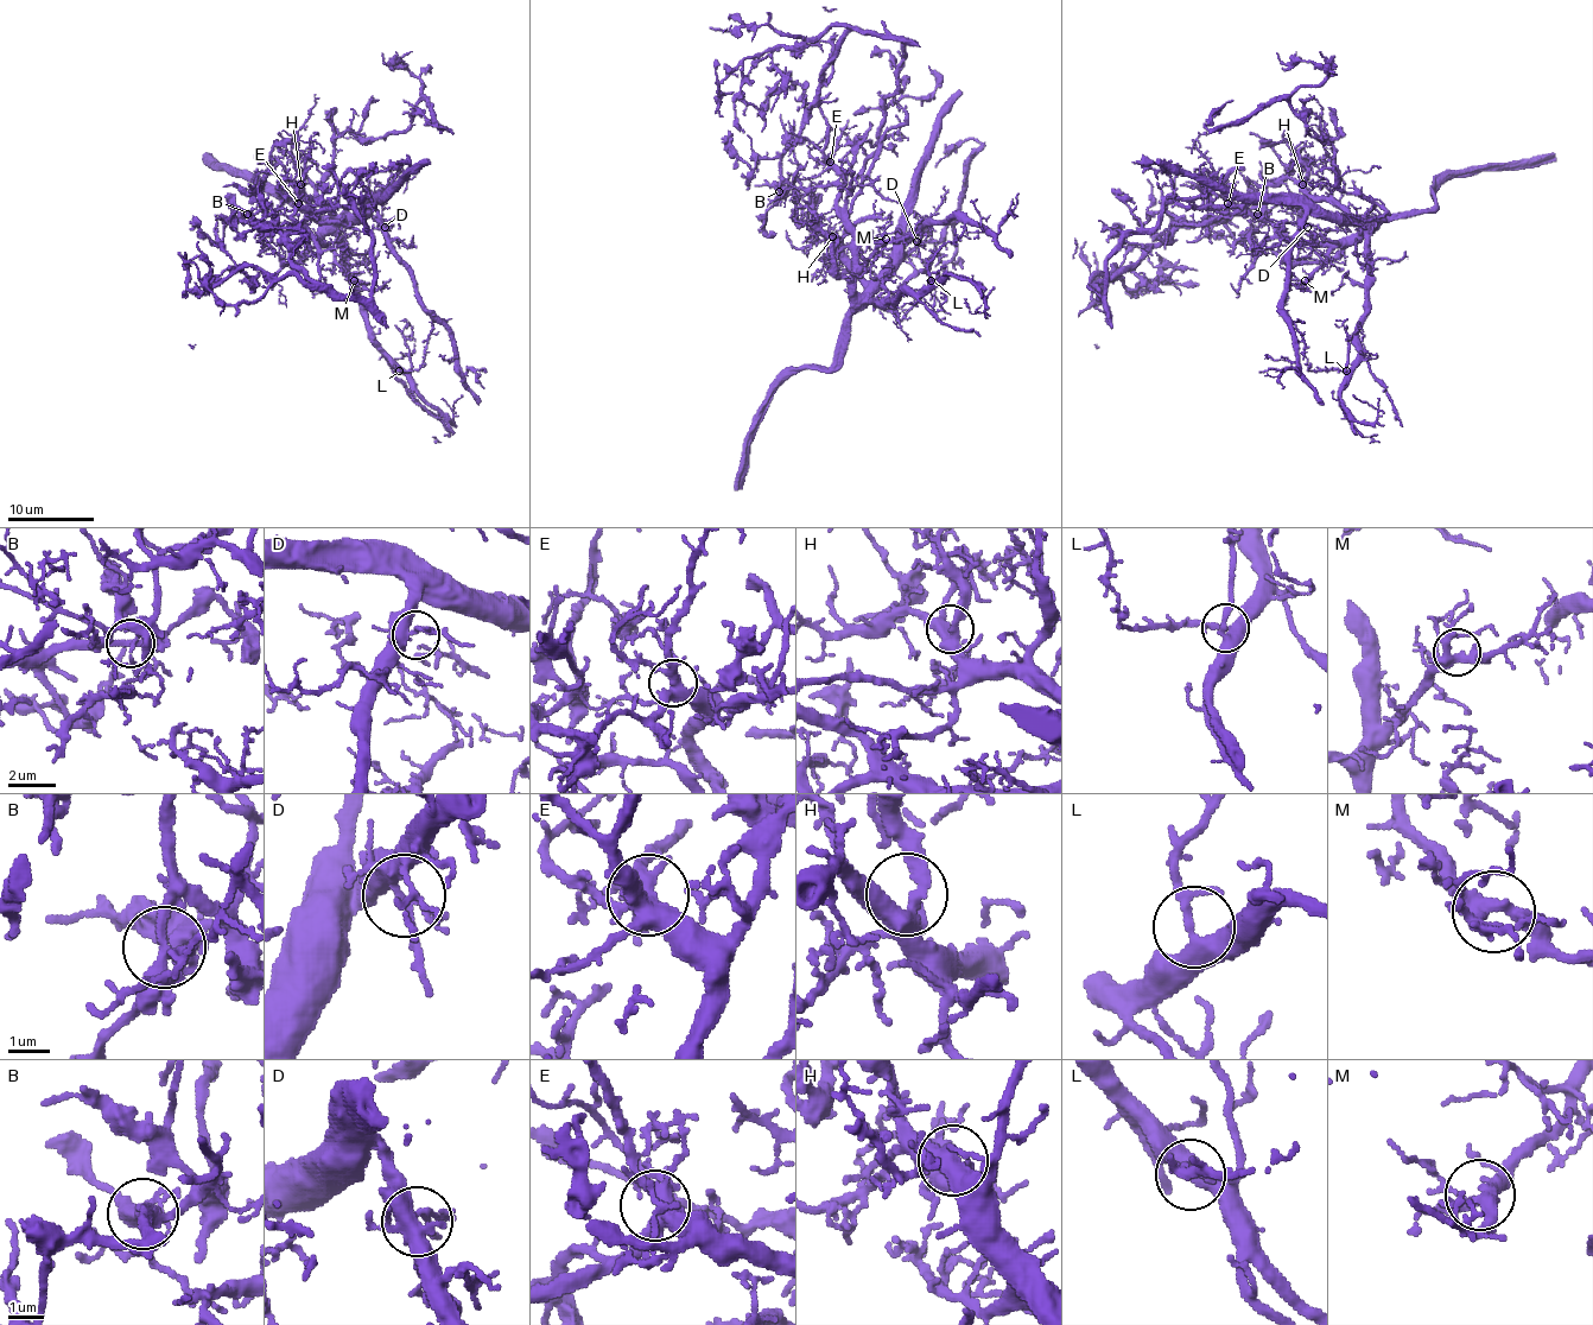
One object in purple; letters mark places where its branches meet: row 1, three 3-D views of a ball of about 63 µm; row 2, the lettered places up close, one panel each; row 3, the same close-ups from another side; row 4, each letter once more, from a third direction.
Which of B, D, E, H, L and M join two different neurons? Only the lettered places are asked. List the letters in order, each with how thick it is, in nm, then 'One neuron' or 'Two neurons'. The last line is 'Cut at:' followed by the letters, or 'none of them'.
B: Thickness 280 nm. Two neurons
D: Thickness 320 nm. One neuron
E: Thickness 440 nm. One neuron
H: Thickness 360 nm. One neuron
L: Thickness 360 nm. One neuron
M: Thickness 340 nm. One neuron
Cut at: B

